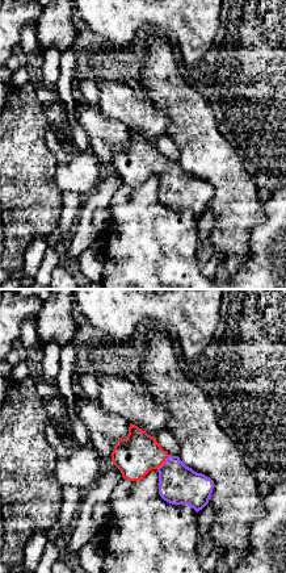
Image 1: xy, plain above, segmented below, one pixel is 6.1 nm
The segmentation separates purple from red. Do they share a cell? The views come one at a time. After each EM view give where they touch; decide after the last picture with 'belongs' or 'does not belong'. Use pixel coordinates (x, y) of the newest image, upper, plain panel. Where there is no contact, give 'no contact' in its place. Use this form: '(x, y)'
(164, 167)

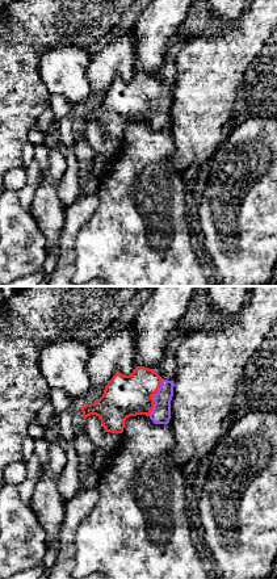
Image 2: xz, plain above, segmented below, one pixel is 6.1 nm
(152, 103)

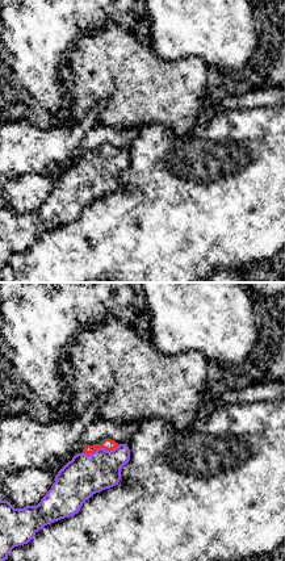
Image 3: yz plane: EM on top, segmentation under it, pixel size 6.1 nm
(100, 154)

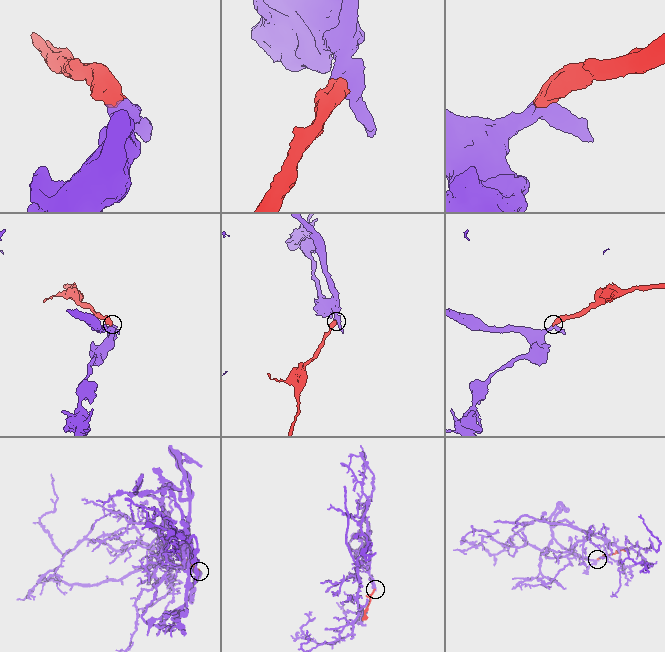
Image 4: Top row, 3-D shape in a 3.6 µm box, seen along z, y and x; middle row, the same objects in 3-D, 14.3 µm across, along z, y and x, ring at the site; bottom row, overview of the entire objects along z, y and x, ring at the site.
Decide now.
belongs

